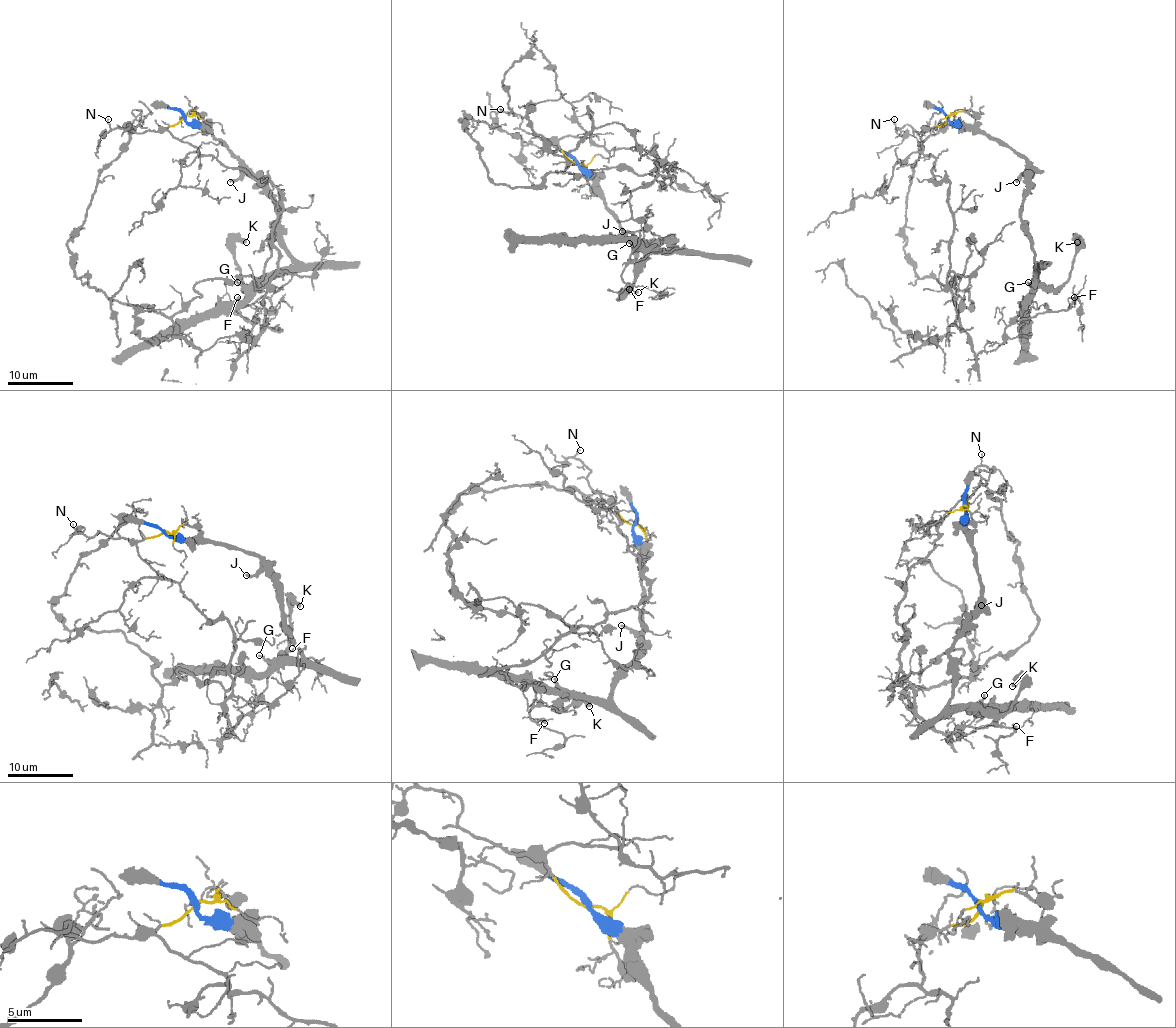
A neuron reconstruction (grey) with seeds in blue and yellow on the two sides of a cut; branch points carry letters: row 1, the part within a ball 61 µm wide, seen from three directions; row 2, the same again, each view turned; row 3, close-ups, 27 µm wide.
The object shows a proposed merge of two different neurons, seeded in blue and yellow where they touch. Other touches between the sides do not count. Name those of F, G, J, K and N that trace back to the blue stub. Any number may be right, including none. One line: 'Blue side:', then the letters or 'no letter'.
Blue side: G, J, K

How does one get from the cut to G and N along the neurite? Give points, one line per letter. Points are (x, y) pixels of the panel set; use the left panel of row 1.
G: (184, 117), (217, 138), (239, 161), (279, 213), (279, 236), (293, 264), (262, 274), (248, 285), (236, 282)
N: (184, 117), (158, 131), (136, 133), (128, 128), (130, 125), (127, 128), (112, 128), (107, 122), (109, 118)

